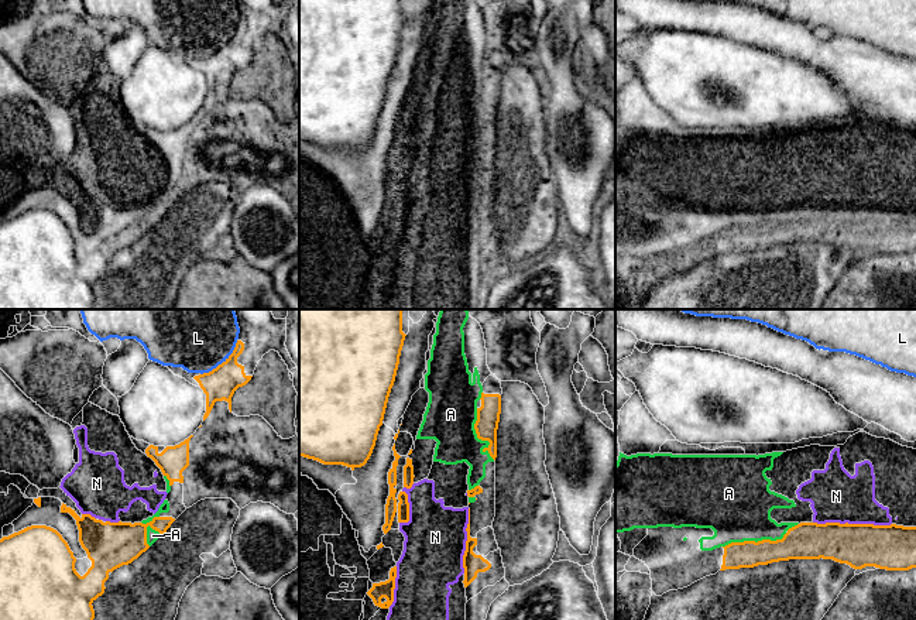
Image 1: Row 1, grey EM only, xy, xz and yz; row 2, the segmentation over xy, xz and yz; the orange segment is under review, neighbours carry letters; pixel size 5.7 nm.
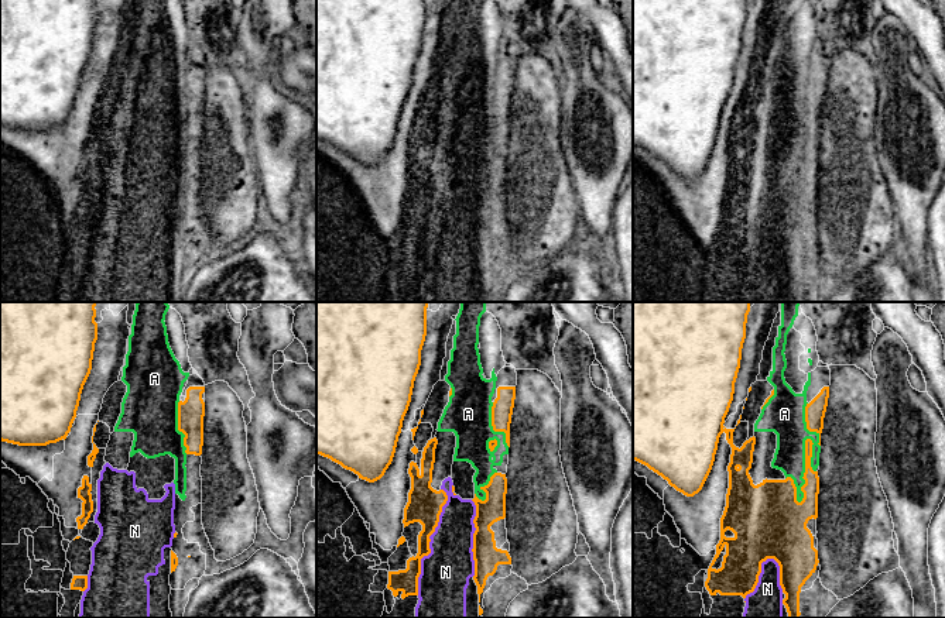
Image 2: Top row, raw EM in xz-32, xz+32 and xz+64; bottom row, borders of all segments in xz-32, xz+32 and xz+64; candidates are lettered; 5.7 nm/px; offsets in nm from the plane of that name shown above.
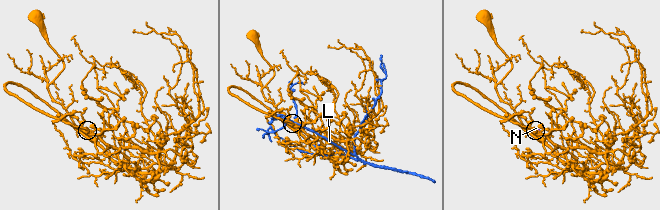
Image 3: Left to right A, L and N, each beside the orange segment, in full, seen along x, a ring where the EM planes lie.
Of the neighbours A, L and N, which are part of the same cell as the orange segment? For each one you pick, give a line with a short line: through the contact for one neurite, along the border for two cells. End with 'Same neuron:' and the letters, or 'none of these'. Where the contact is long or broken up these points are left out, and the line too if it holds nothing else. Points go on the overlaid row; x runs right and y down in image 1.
Same neuron: none of these

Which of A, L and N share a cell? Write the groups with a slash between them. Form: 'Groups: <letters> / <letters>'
Groups: A N / L

